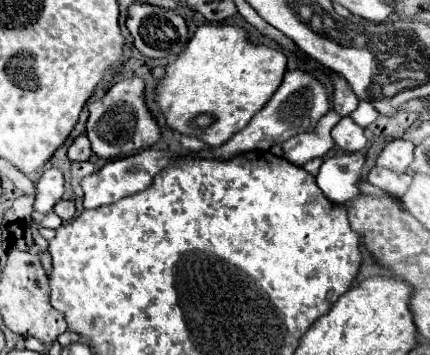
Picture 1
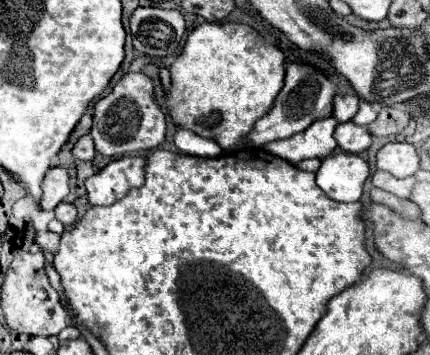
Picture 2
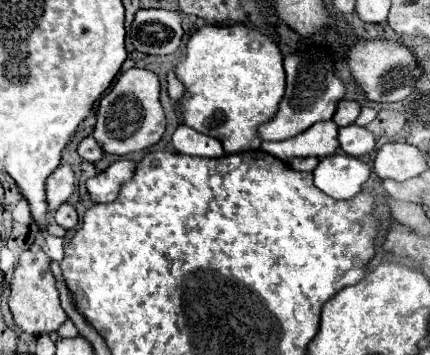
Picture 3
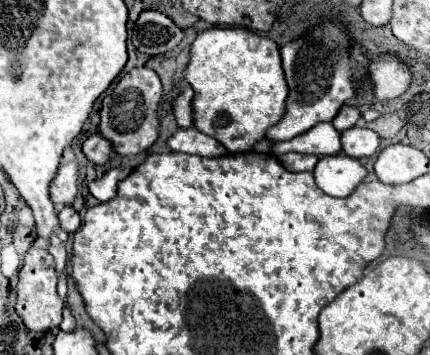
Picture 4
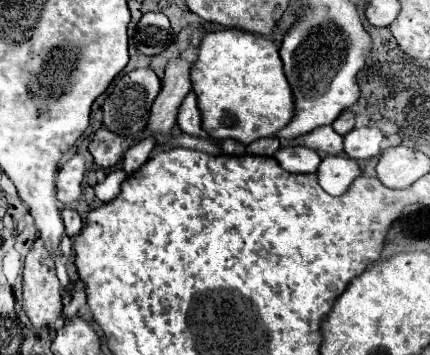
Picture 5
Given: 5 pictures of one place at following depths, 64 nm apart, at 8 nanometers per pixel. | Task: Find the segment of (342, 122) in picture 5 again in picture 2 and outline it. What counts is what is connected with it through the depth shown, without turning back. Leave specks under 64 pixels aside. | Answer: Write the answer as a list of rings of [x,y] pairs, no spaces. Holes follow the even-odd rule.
[[[336,94],[334,96],[334,116],[338,122],[348,122],[358,112],[360,98],[356,94]]]

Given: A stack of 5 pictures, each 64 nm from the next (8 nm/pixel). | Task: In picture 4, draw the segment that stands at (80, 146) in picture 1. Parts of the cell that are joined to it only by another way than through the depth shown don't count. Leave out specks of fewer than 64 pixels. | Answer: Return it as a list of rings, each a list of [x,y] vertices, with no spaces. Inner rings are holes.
[[[92,134],[84,144],[82,144],[82,152],[84,156],[92,162],[92,164],[106,164],[110,154],[112,154],[112,146],[100,136],[100,134]]]

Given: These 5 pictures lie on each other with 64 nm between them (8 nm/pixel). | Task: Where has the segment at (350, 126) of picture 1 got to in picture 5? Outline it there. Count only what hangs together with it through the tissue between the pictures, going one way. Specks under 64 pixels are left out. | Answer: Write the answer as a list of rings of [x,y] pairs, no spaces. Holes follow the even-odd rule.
[[[372,126],[354,128],[344,136],[344,152],[356,160],[380,156],[382,140],[384,140],[384,136],[378,128],[372,128]]]

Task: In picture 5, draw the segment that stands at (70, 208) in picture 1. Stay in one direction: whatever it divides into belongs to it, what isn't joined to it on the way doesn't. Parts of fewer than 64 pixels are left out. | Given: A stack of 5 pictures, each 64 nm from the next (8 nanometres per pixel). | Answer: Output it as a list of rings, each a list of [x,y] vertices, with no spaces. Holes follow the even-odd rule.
[[[64,208],[64,210],[62,210],[62,220],[64,220],[64,228],[66,228],[66,234],[68,234],[68,236],[74,236],[74,234],[80,232],[82,220],[80,220],[80,216],[78,216],[76,210]]]

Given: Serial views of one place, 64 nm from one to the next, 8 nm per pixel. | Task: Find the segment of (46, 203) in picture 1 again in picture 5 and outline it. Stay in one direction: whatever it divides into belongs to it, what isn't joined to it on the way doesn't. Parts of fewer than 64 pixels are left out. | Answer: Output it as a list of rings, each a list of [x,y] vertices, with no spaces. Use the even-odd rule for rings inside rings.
[[[72,156],[66,164],[62,164],[56,180],[56,198],[60,204],[72,204],[80,196],[80,184],[84,178],[86,166],[82,156]]]

